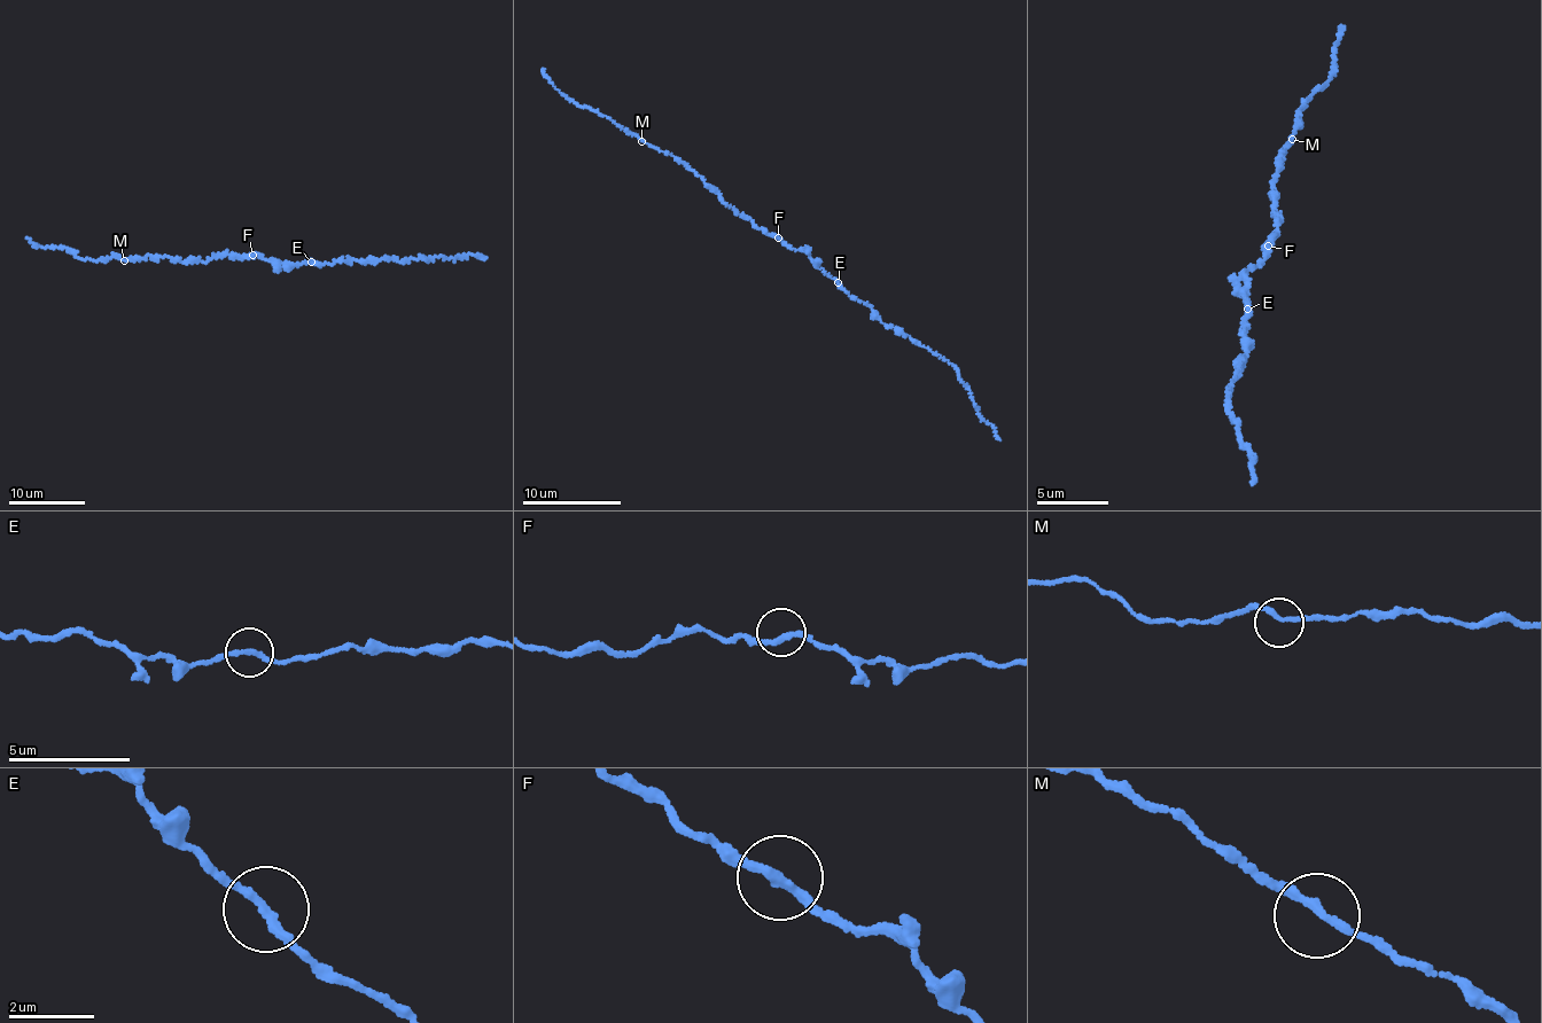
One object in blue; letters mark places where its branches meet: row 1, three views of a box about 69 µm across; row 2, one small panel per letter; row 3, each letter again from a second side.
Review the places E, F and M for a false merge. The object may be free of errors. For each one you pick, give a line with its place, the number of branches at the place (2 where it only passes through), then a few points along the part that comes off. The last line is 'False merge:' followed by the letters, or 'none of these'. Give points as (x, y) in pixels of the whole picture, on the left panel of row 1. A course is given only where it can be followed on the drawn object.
E: (311, 262) | 2 | (310, 263), (329, 265), (341, 260), (372, 263), (382, 258), (404, 262), (472, 254), (487, 259)
False merge: E

